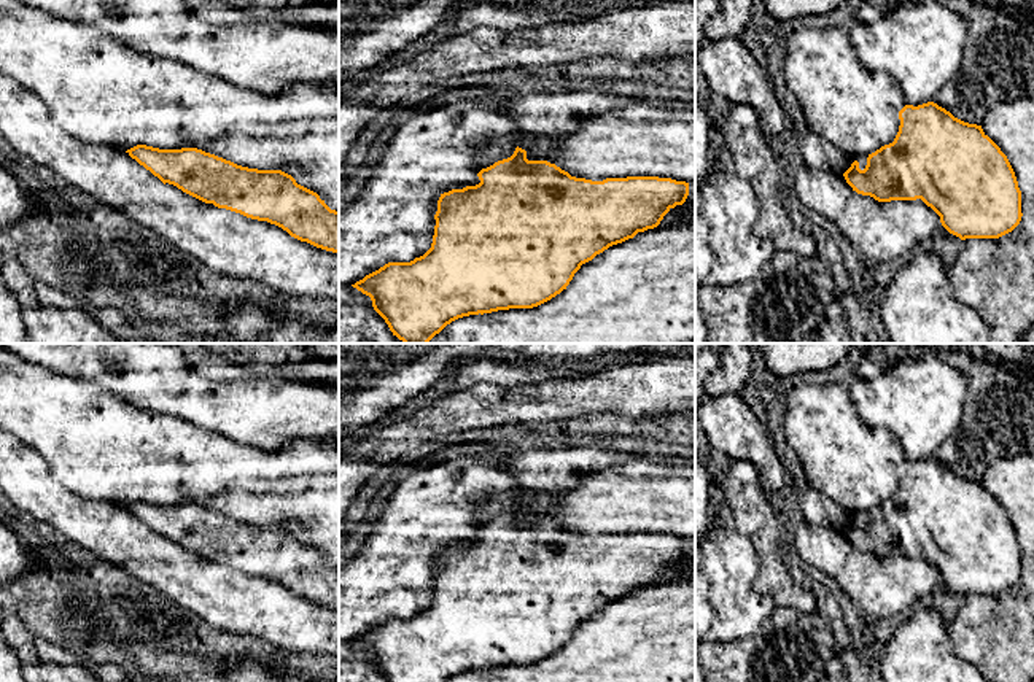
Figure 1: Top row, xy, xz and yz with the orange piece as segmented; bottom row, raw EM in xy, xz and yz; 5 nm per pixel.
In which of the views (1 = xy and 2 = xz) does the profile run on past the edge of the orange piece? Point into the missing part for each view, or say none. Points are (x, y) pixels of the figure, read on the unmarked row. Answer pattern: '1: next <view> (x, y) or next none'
1: next none
2: next none

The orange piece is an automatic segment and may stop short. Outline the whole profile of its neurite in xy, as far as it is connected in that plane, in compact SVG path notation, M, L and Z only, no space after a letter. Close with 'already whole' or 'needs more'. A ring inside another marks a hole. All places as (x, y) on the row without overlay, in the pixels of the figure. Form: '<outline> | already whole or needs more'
M137 501L126 509L164 541L173 541L218 564L275 580L317 604L339 609L339 568L282 526L242 523L197 504Z | already whole

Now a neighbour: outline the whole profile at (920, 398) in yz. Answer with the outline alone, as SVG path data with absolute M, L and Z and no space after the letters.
M912 350L875 378L849 383L857 415L892 432L907 461L923 461L959 432L969 378L939 350Z

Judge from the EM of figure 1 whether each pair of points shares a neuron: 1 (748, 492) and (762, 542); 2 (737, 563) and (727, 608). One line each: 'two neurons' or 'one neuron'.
1: one neuron
2: one neuron

